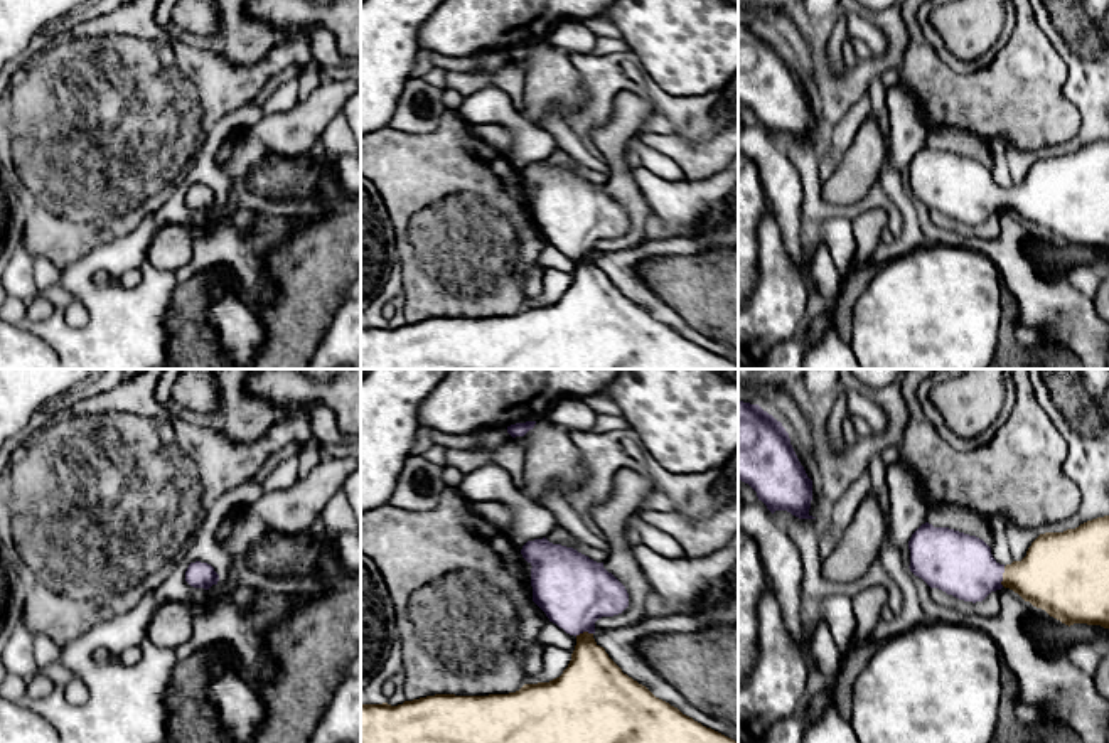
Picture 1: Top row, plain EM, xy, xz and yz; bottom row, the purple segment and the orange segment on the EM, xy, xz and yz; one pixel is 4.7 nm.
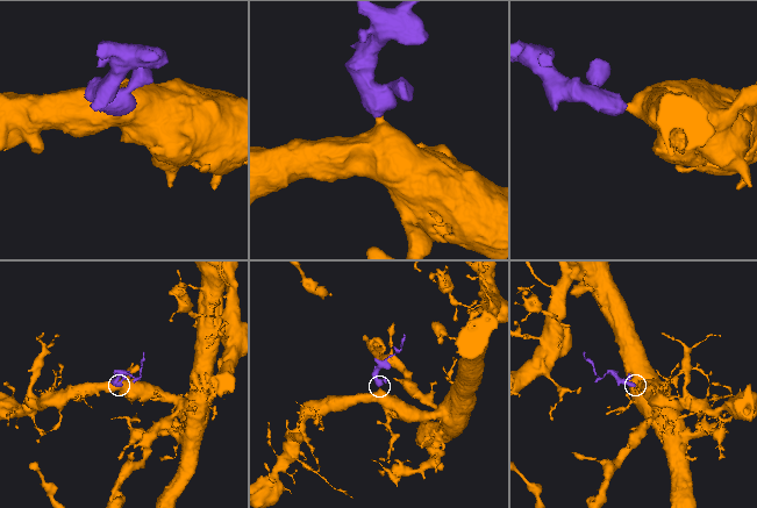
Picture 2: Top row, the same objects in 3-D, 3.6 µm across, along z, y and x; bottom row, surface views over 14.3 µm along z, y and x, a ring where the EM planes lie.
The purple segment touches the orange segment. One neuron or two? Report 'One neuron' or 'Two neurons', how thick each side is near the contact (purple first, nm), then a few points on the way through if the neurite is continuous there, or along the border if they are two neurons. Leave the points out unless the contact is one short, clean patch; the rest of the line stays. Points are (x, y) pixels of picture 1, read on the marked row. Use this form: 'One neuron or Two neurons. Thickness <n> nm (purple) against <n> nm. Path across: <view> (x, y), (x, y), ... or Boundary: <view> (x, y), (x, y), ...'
One neuron. Thickness 300 nm (purple) against 340 nm. Path across: yz (961, 565), (971, 573), (1001, 577), (1054, 575)

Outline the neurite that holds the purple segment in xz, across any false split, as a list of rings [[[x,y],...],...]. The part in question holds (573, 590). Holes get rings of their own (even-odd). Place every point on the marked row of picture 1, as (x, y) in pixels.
[[[546,537],[528,541],[521,554],[533,566],[533,601],[549,622],[576,637],[563,674],[509,694],[435,694],[398,706],[361,704],[361,743],[738,743],[656,698],[595,642],[595,622],[629,607],[625,586],[603,563]]]

